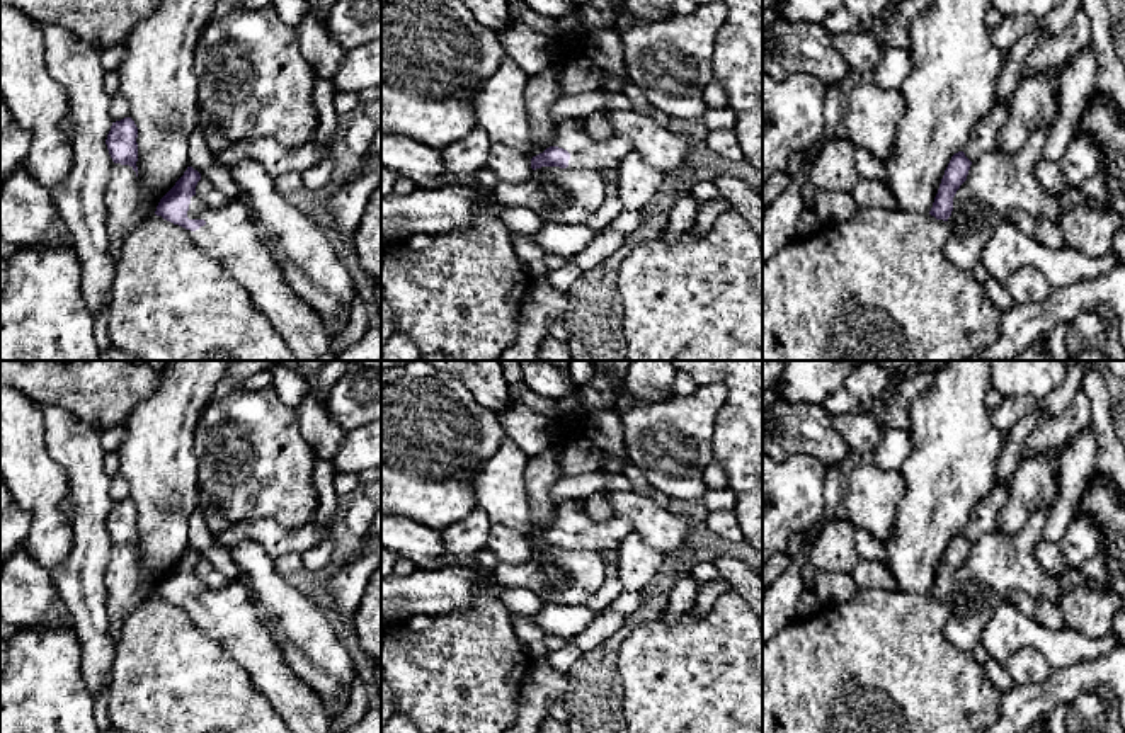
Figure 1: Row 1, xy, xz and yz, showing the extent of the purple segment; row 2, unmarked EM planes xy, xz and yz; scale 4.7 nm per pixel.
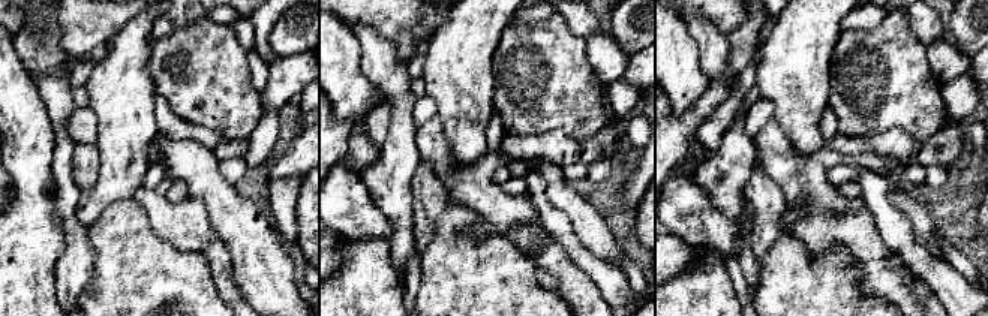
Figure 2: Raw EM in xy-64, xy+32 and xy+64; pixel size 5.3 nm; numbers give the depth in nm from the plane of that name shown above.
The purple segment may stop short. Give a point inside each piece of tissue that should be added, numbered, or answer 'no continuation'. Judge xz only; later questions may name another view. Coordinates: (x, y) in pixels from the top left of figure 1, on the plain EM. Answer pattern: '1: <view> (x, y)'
1: xz (586, 534)

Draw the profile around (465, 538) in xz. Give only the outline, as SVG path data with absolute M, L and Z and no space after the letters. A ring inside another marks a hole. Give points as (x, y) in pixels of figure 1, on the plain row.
M475 507L466 519L443 529L441 536L449 553L468 558L487 546L490 527L490 517Z

